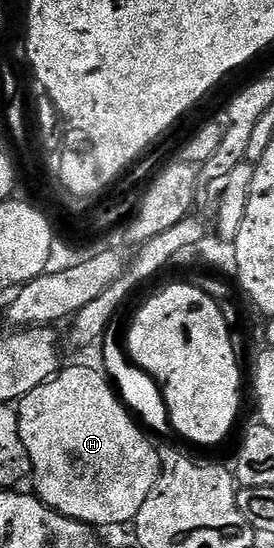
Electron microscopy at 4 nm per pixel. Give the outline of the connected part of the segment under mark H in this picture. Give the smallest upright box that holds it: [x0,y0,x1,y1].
[18,366,160,528]

